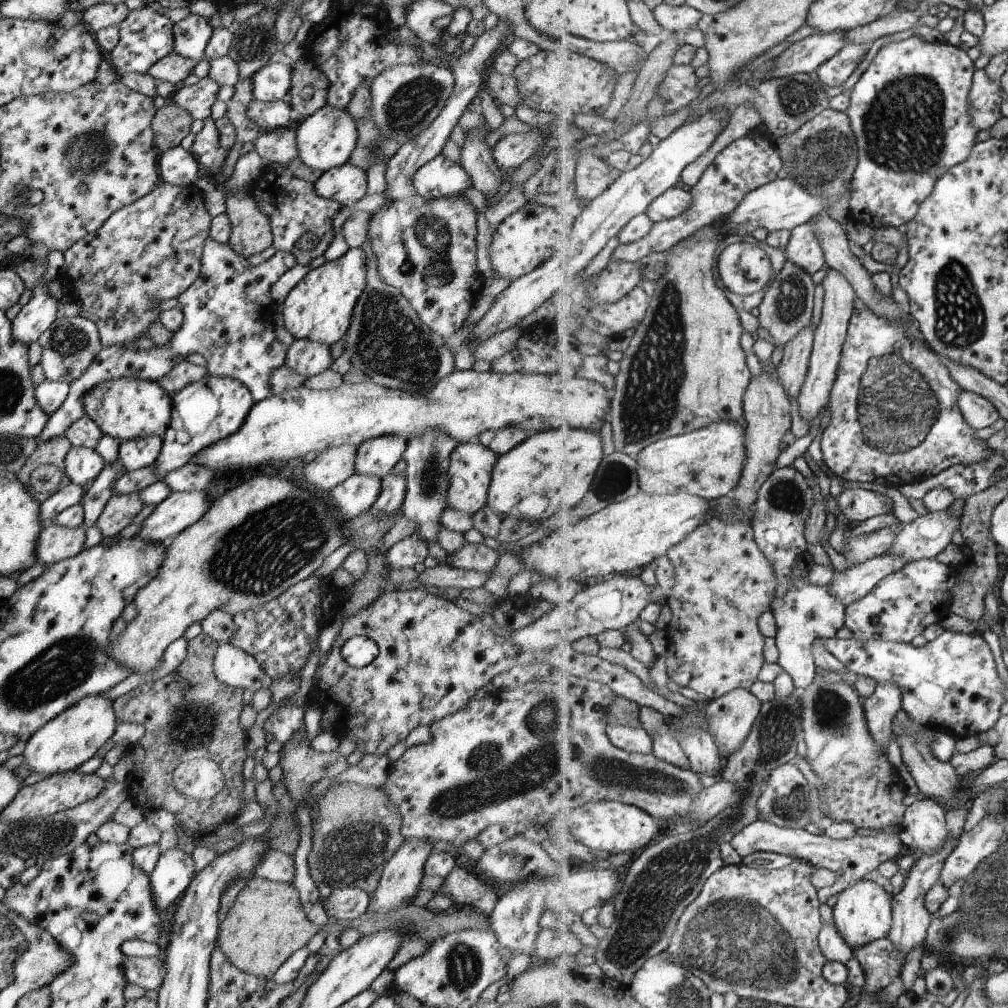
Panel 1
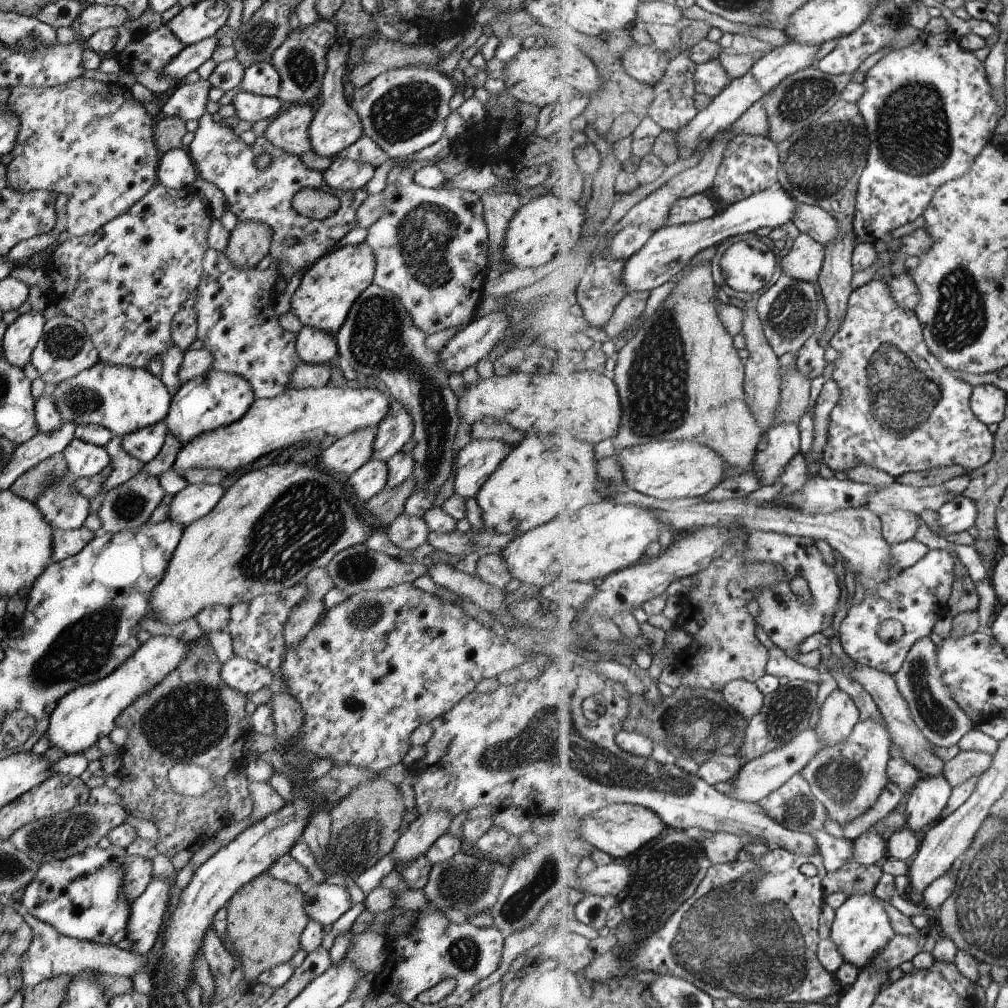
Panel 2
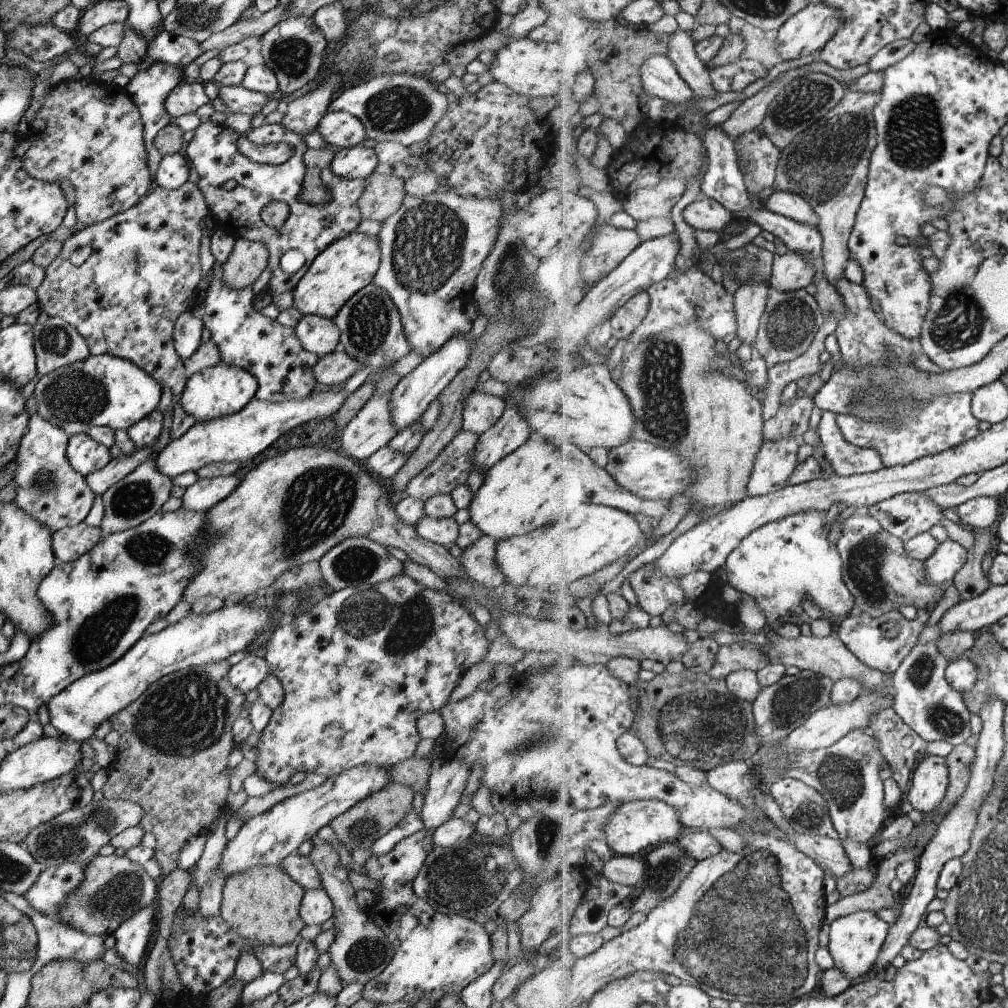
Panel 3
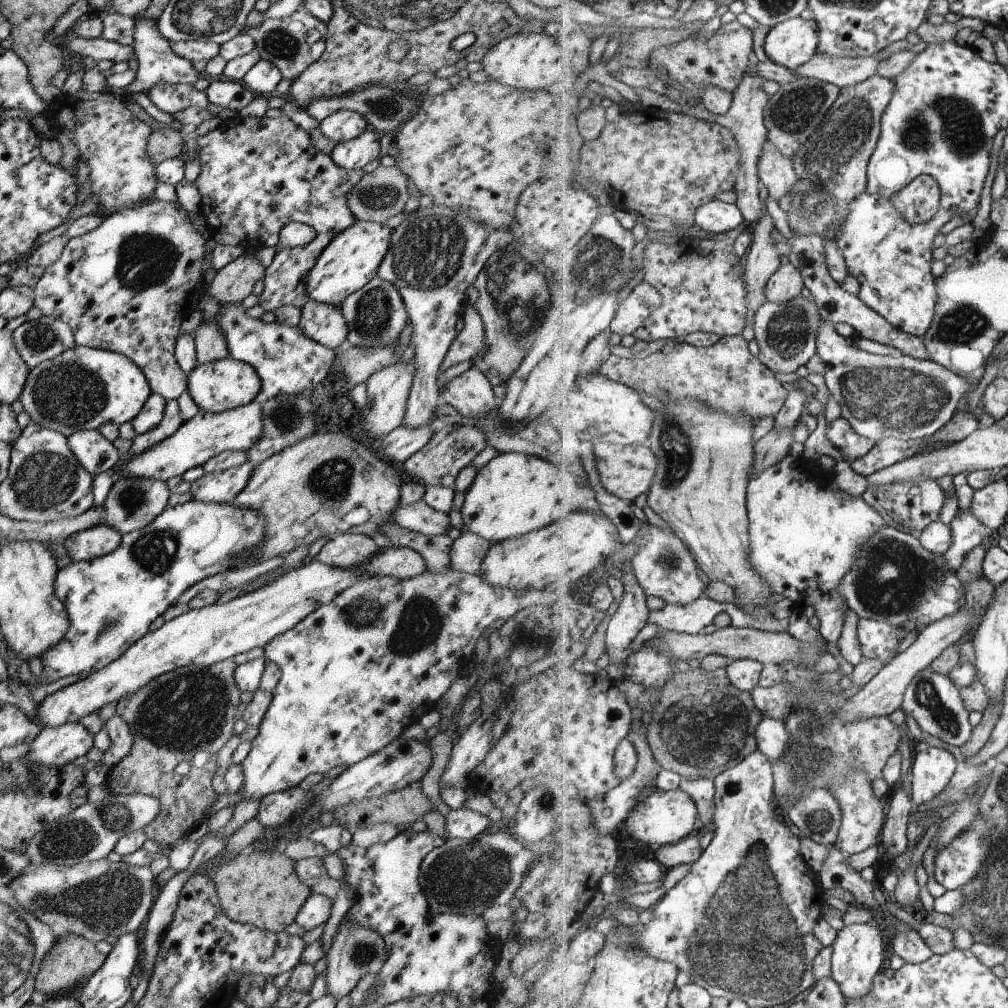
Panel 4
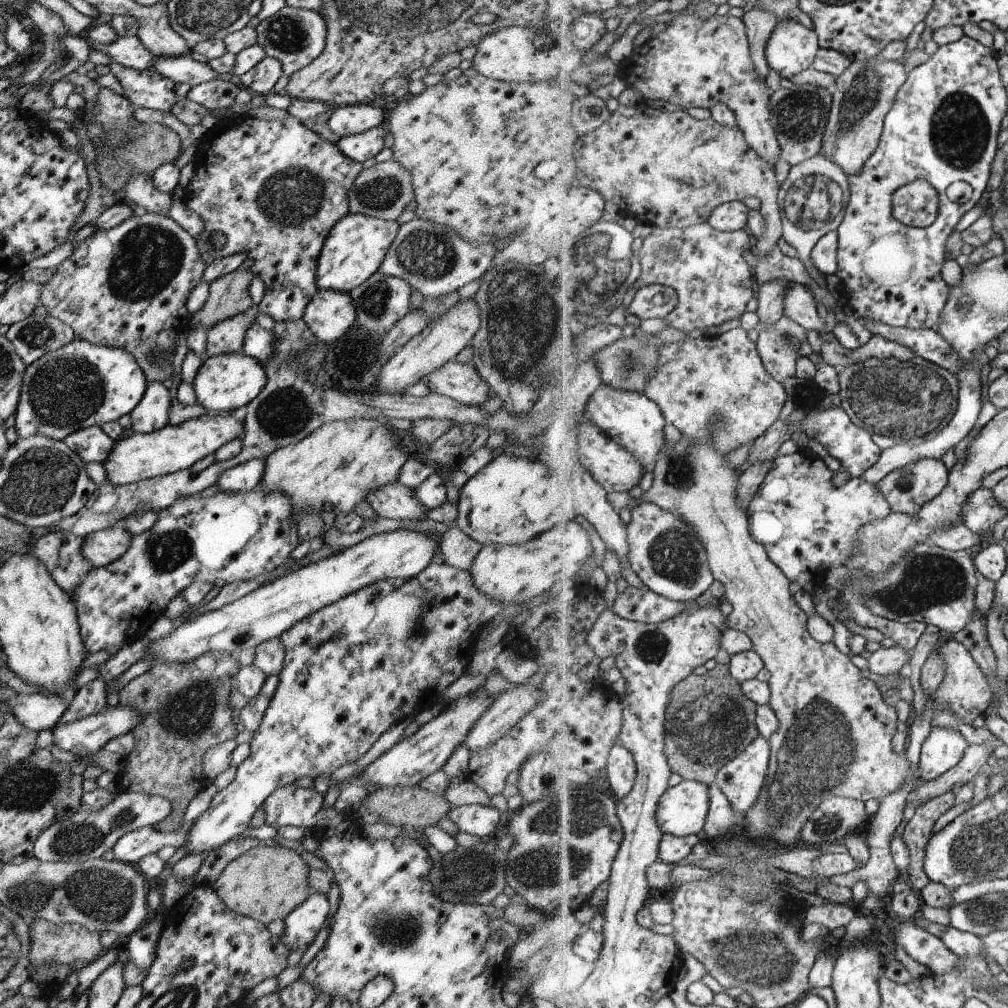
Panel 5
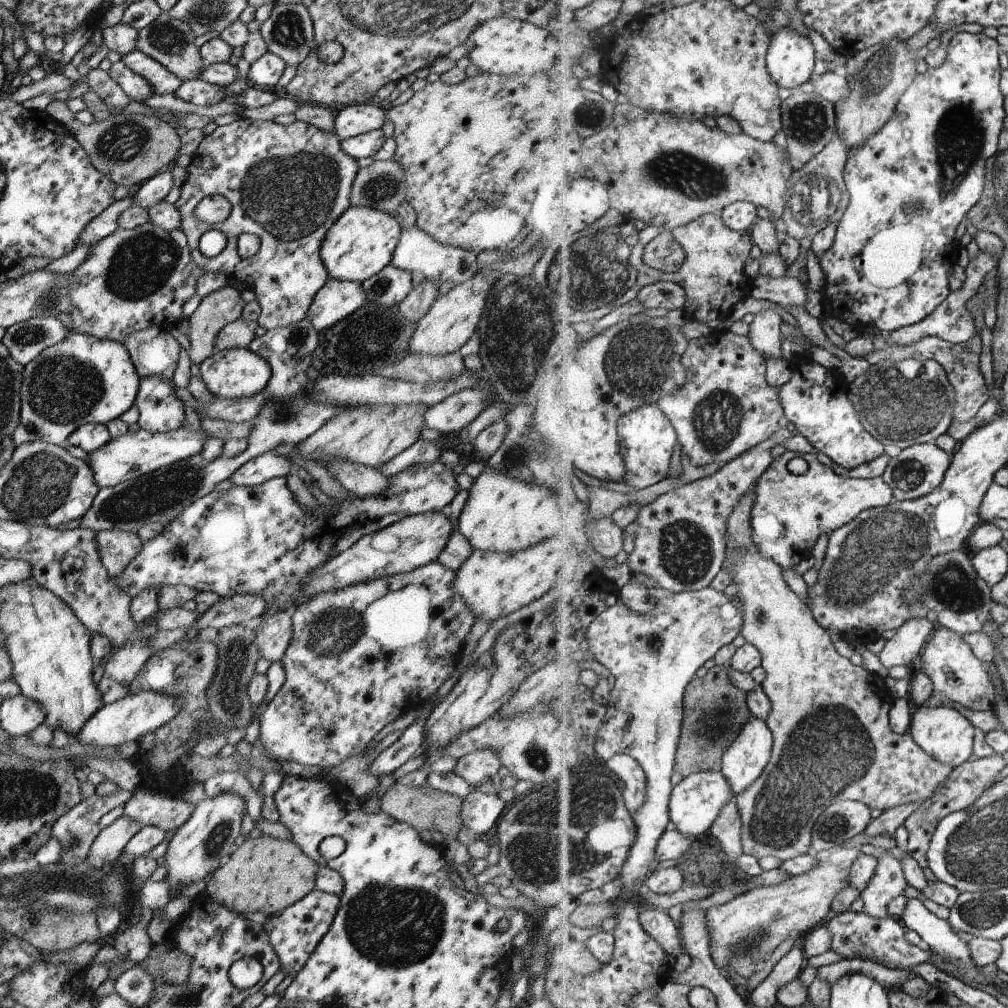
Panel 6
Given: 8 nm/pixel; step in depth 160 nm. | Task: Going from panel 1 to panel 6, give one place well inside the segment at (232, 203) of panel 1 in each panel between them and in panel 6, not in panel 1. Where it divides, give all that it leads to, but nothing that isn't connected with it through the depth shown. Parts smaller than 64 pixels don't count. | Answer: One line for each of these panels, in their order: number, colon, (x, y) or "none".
2: (248, 242)
3: (246, 261)
4: (230, 284)
5: (227, 295)
6: (219, 308)

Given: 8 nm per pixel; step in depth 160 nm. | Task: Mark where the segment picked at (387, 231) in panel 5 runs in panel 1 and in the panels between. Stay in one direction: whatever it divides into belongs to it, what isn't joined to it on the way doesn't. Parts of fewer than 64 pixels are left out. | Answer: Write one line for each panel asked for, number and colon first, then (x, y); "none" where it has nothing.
1: (318, 308)
2: (329, 286)
3: (348, 264)
4: (350, 259)

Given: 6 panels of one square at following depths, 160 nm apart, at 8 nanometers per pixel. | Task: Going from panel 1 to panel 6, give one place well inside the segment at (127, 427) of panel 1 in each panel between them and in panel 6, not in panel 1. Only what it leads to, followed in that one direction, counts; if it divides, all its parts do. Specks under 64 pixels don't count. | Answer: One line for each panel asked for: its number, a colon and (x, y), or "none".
2: (123, 399)
3: (101, 390)
4: (81, 388)
5: (80, 384)
6: (81, 380)

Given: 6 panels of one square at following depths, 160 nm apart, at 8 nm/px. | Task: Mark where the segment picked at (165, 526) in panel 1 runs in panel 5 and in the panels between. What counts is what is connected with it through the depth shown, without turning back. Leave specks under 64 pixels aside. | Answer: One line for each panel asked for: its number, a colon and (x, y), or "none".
2: (195, 500)
3: (201, 495)
4: (221, 487)
5: (245, 476)

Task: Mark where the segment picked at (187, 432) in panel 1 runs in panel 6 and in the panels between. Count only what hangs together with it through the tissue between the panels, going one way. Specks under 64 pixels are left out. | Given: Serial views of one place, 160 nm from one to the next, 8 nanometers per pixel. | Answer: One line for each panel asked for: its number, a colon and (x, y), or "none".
2: (215, 399)
3: (219, 390)
4: (227, 383)
5: (224, 382)
6: (235, 373)

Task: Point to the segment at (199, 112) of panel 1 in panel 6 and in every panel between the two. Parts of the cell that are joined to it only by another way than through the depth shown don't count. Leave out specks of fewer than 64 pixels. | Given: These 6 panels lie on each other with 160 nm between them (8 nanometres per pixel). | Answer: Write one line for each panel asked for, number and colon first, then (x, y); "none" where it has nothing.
2: (187, 102)
3: (186, 96)
4: (168, 98)
5: (148, 89)
6: (135, 88)

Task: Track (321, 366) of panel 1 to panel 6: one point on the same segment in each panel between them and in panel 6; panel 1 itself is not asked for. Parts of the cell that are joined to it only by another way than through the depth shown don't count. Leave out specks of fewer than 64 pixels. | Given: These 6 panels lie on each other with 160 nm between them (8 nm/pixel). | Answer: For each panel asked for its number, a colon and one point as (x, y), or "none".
2: (314, 346)
3: (317, 334)
4: (323, 323)
5: (329, 313)
6: (336, 299)

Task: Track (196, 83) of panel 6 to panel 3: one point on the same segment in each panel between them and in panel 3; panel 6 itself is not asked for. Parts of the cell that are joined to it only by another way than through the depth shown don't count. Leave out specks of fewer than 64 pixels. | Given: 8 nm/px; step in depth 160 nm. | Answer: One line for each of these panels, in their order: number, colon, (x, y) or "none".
3: (236, 98)
4: (228, 94)
5: (219, 93)

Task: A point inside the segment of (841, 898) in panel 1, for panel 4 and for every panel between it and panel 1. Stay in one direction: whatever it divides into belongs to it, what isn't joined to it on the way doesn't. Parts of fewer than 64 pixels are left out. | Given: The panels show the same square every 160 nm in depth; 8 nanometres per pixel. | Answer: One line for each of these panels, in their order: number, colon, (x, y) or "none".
2: (862, 928)
3: (856, 941)
4: (859, 951)

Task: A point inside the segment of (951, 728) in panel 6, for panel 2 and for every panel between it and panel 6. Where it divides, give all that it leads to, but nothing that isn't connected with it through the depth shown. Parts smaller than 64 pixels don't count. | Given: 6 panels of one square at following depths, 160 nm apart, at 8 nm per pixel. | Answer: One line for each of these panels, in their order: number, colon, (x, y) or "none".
2: (926, 801)
3: (931, 780)
4: (933, 768)
5: (944, 748)

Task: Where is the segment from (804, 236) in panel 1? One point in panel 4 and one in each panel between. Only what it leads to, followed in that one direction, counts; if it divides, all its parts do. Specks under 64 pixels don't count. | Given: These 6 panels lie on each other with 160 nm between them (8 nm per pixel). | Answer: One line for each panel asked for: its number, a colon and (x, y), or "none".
2: (803, 259)
3: (790, 272)
4: (787, 283)

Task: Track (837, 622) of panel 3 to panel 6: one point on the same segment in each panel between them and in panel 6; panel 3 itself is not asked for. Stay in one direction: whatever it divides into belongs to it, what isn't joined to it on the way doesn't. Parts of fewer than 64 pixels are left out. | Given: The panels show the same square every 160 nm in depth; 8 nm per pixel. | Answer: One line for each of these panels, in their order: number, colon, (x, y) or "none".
4: (805, 535)
5: (809, 526)
6: (790, 512)

